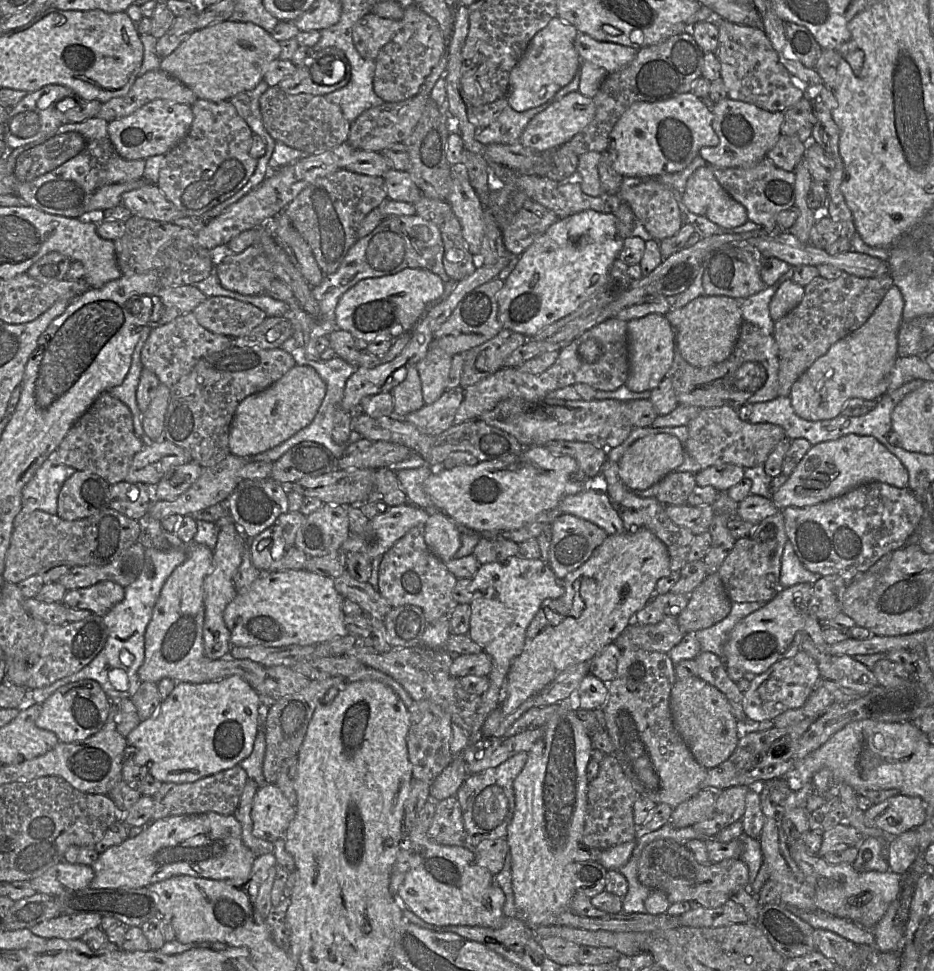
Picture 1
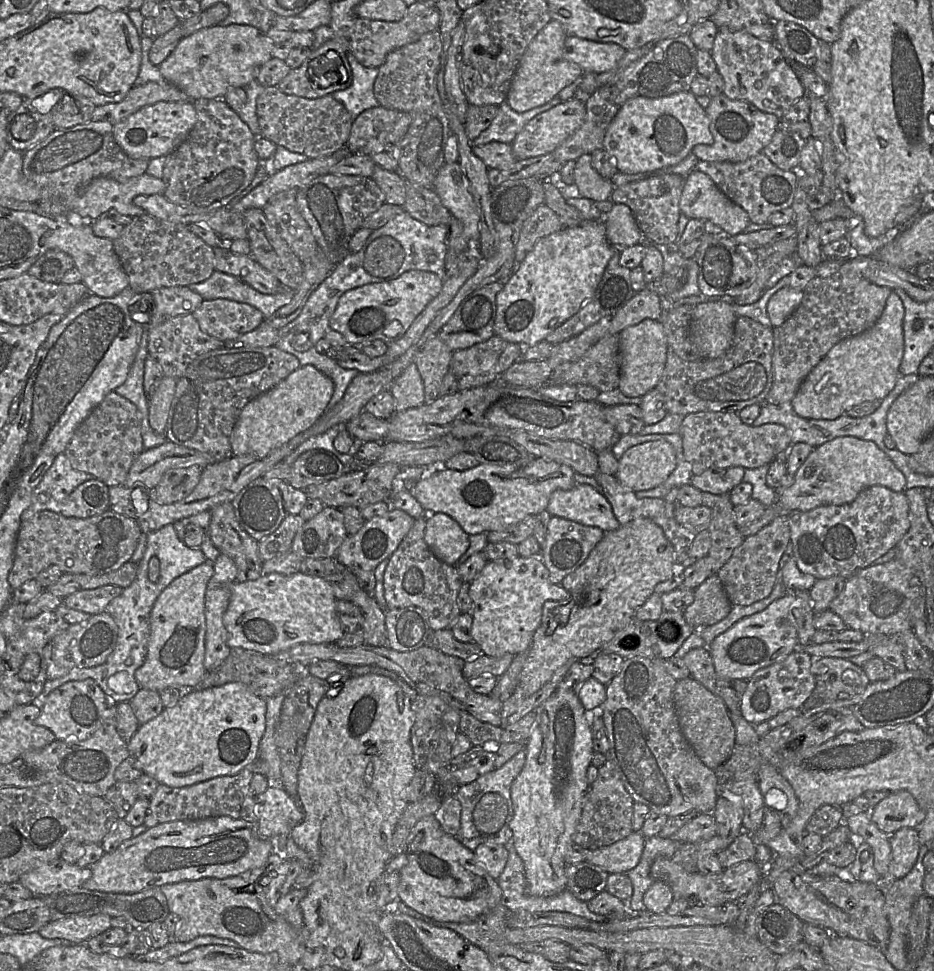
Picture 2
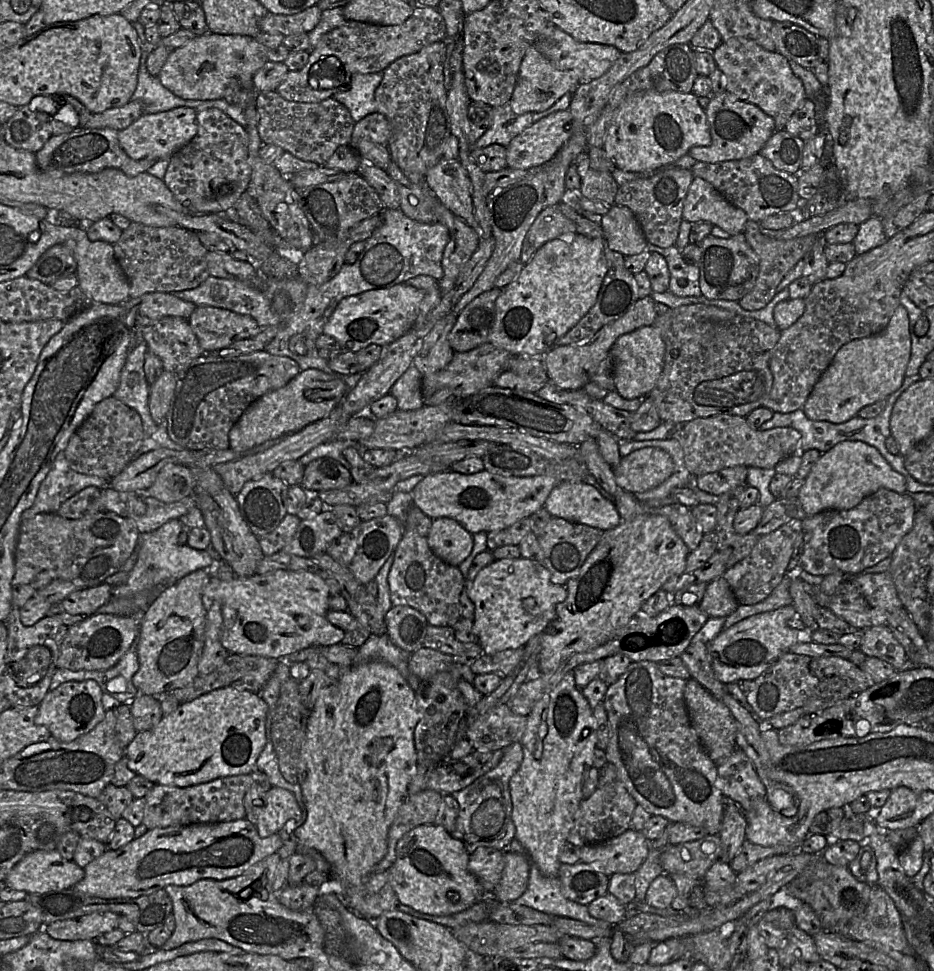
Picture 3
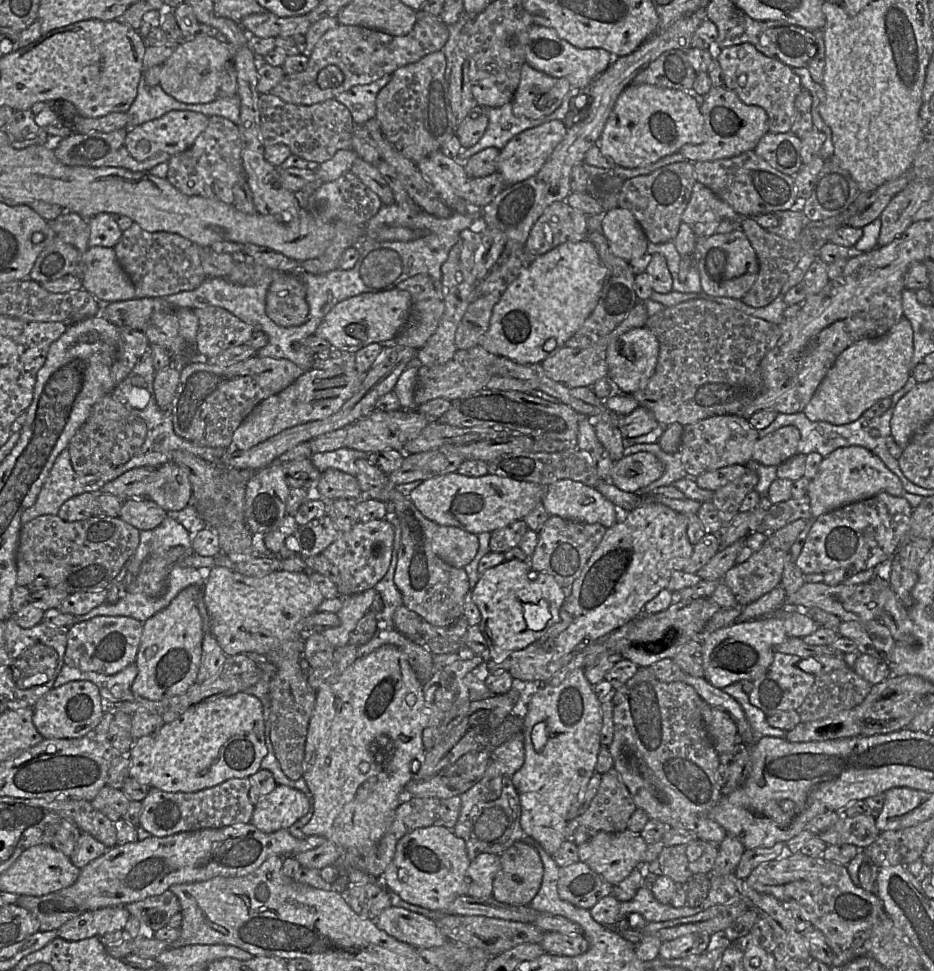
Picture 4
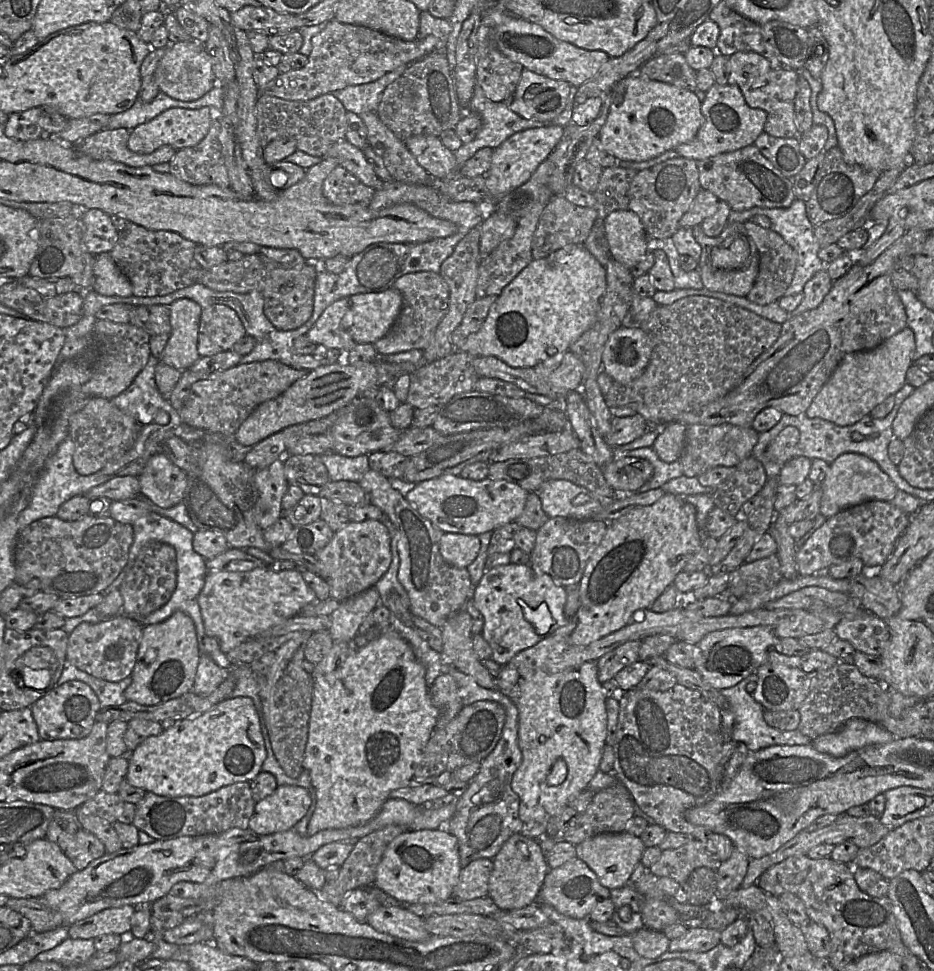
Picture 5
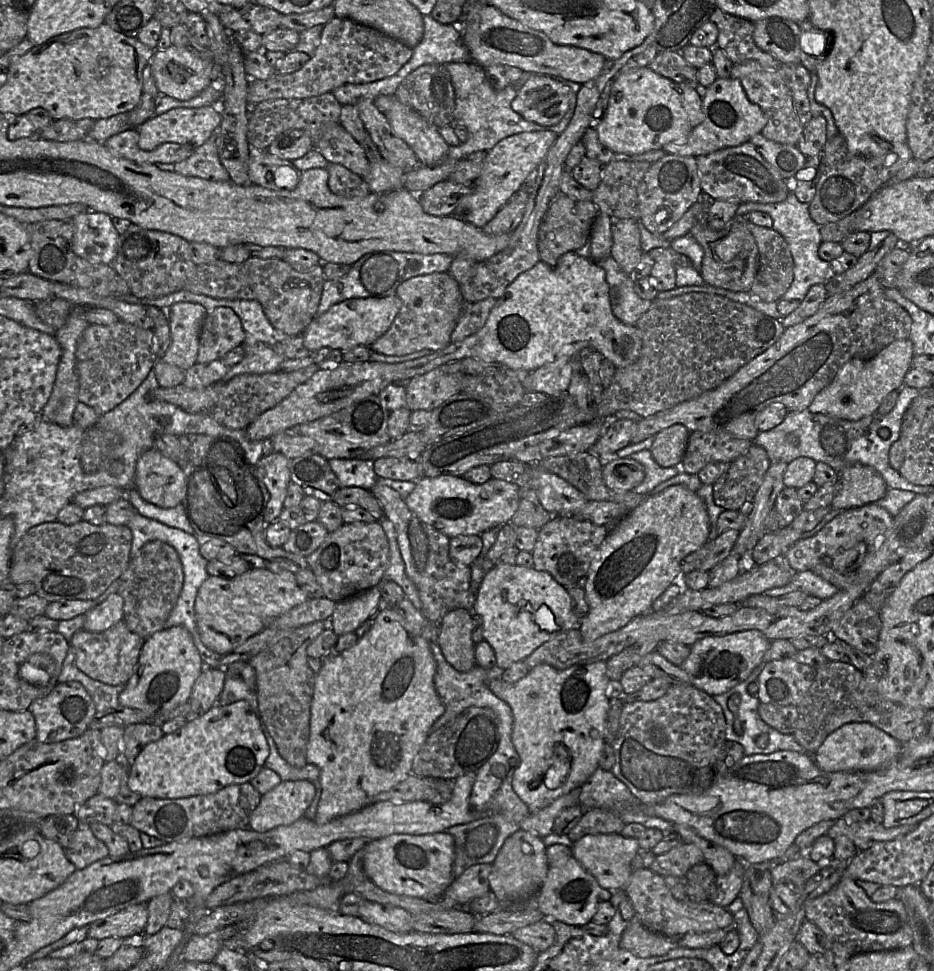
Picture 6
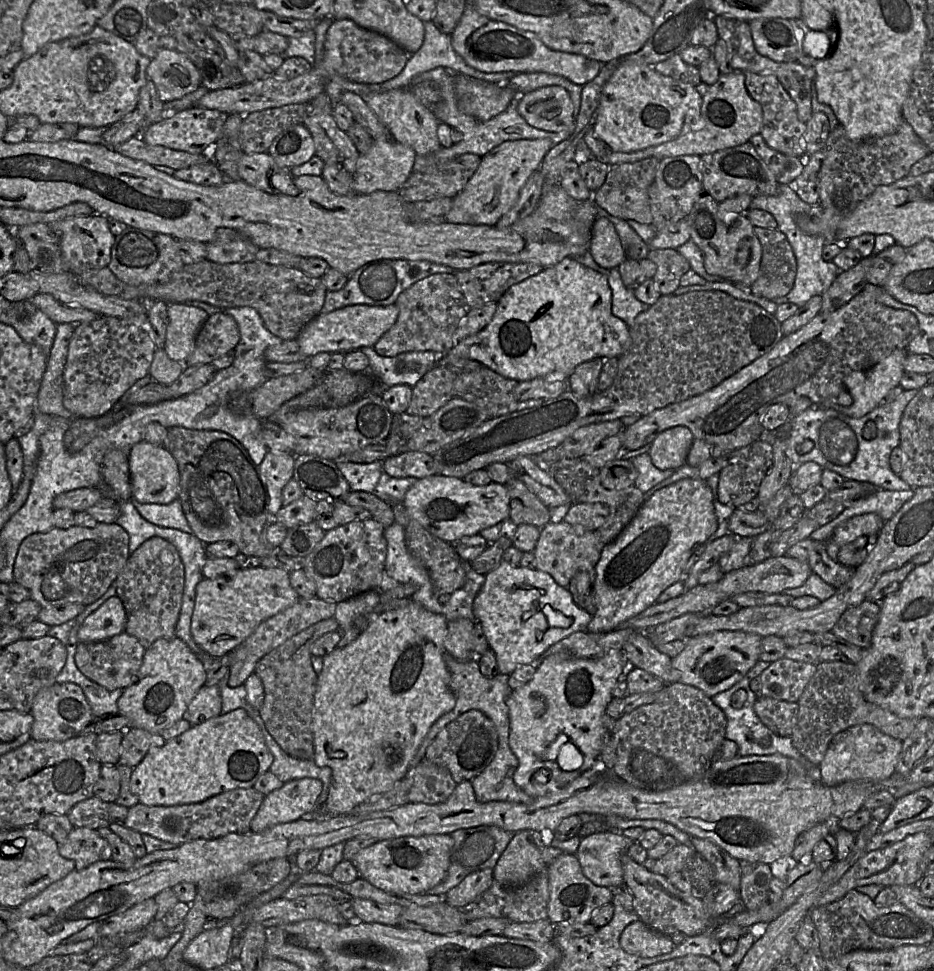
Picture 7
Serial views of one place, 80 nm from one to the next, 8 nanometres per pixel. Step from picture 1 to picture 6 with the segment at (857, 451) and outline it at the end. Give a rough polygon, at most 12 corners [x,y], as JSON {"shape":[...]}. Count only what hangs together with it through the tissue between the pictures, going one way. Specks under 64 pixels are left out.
{"shape":[[873,467],[839,473],[835,512],[876,503],[888,491]]}

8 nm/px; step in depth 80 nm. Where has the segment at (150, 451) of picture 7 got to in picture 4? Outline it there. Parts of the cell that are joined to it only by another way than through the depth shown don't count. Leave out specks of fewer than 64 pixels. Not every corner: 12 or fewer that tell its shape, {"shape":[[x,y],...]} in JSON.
{"shape":[[173,461],[154,468],[145,498],[167,512],[192,498],[186,470]]}

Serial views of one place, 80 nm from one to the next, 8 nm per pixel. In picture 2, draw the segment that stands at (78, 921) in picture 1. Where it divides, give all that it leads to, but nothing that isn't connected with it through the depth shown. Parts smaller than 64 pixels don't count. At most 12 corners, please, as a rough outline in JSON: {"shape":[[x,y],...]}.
{"shape":[[105,914],[50,921],[46,939],[83,944],[110,928]]}

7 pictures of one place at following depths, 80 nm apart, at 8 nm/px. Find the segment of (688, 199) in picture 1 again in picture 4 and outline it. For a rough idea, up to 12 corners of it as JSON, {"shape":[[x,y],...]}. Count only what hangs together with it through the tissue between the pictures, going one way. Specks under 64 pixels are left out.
{"shape":[[697,181],[682,222],[739,220],[727,202]]}

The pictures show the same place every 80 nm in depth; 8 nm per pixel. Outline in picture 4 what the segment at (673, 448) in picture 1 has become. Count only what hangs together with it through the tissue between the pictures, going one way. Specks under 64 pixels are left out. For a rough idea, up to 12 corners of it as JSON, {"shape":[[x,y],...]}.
{"shape":[[641,451],[613,463],[611,483],[635,493],[659,479],[661,460]]}

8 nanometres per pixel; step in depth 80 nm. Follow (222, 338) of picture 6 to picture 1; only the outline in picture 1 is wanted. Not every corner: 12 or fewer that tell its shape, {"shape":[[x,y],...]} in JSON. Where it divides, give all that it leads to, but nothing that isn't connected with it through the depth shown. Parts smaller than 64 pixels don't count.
{"shape":[[208,297],[193,312],[204,328],[231,338],[268,317],[249,302]]}

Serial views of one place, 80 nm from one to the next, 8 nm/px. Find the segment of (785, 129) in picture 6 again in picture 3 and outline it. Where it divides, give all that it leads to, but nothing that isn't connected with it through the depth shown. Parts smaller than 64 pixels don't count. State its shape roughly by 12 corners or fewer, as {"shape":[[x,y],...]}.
{"shape":[[746,38],[712,53],[726,91],[783,130],[806,99],[788,59]]}

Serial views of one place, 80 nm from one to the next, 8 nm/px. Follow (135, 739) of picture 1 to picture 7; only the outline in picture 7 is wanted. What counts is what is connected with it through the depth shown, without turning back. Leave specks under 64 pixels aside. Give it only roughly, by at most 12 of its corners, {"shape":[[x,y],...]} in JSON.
{"shape":[[238,708],[151,747],[130,791],[148,806],[253,787],[272,762]]}

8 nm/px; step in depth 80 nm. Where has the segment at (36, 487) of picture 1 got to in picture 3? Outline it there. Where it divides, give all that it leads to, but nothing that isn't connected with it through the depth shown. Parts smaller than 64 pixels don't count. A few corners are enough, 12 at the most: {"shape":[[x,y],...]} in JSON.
{"shape":[[60,451],[22,521],[56,513],[82,489],[109,487],[104,478],[73,470]]}

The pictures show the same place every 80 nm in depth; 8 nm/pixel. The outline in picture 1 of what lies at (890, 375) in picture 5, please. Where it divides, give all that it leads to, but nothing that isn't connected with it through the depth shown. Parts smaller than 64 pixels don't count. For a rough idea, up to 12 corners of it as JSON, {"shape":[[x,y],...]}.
{"shape":[[892,285],[869,319],[793,384],[808,421],[888,392],[904,300]]}

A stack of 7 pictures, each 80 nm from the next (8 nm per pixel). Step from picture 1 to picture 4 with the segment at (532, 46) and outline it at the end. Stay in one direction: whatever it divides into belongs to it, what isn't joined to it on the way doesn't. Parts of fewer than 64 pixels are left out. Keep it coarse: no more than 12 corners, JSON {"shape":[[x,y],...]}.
{"shape":[[524,62],[513,114],[540,119],[571,91]]}

